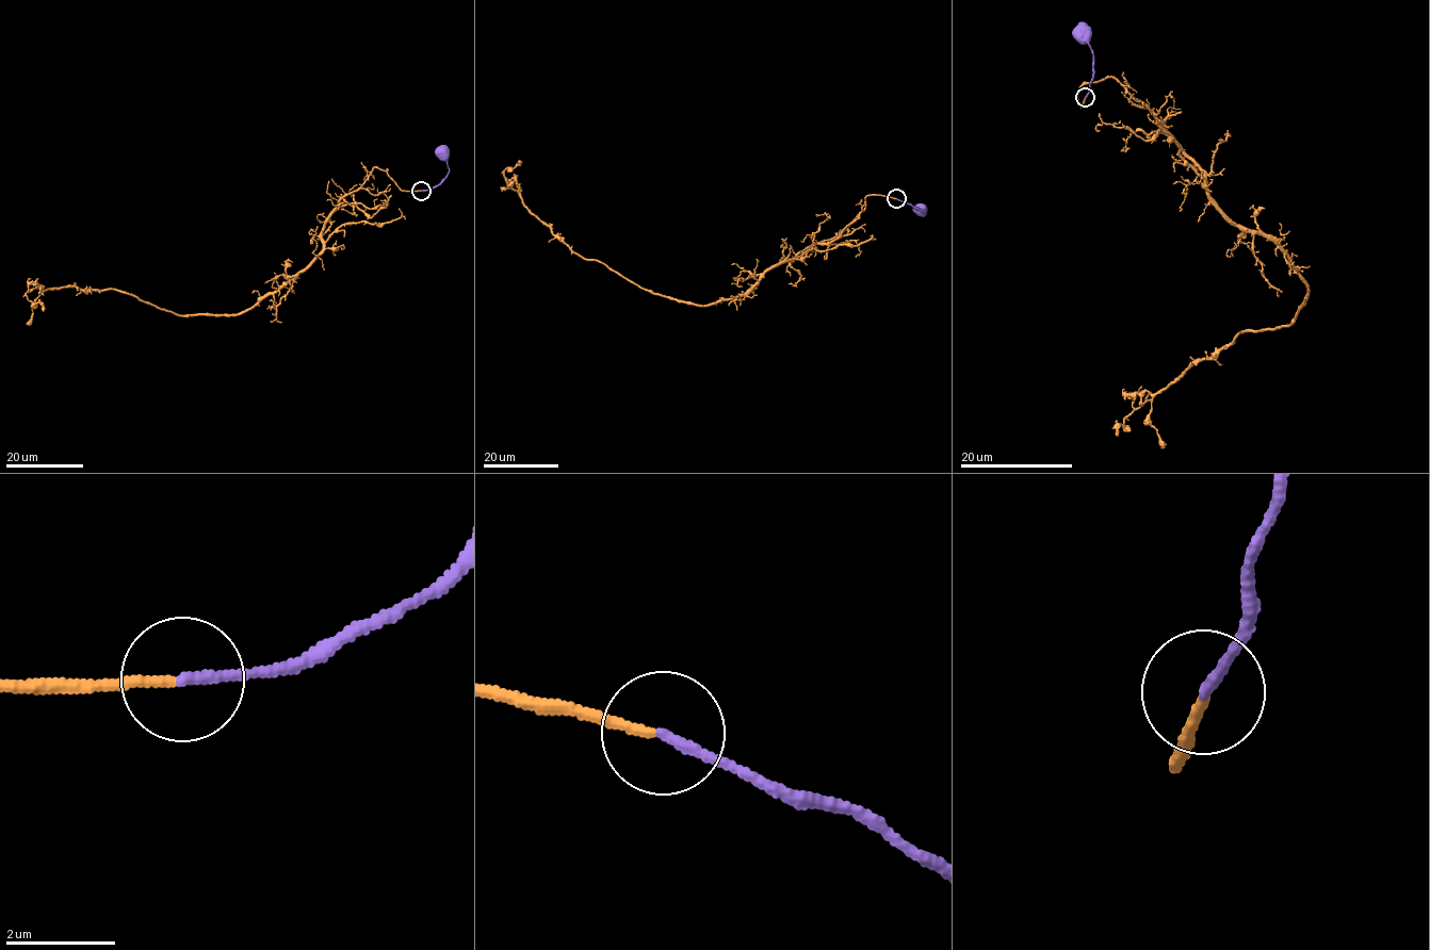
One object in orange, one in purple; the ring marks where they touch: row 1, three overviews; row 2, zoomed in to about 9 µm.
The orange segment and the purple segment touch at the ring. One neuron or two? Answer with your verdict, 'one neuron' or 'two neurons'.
one neuron

